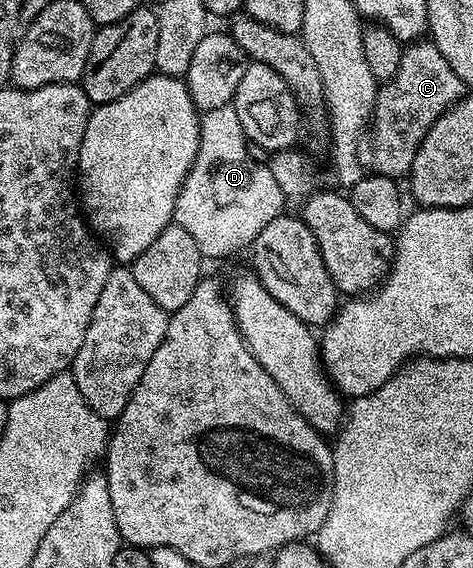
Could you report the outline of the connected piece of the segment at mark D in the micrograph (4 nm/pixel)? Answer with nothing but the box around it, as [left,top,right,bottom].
[173,104,288,259]

